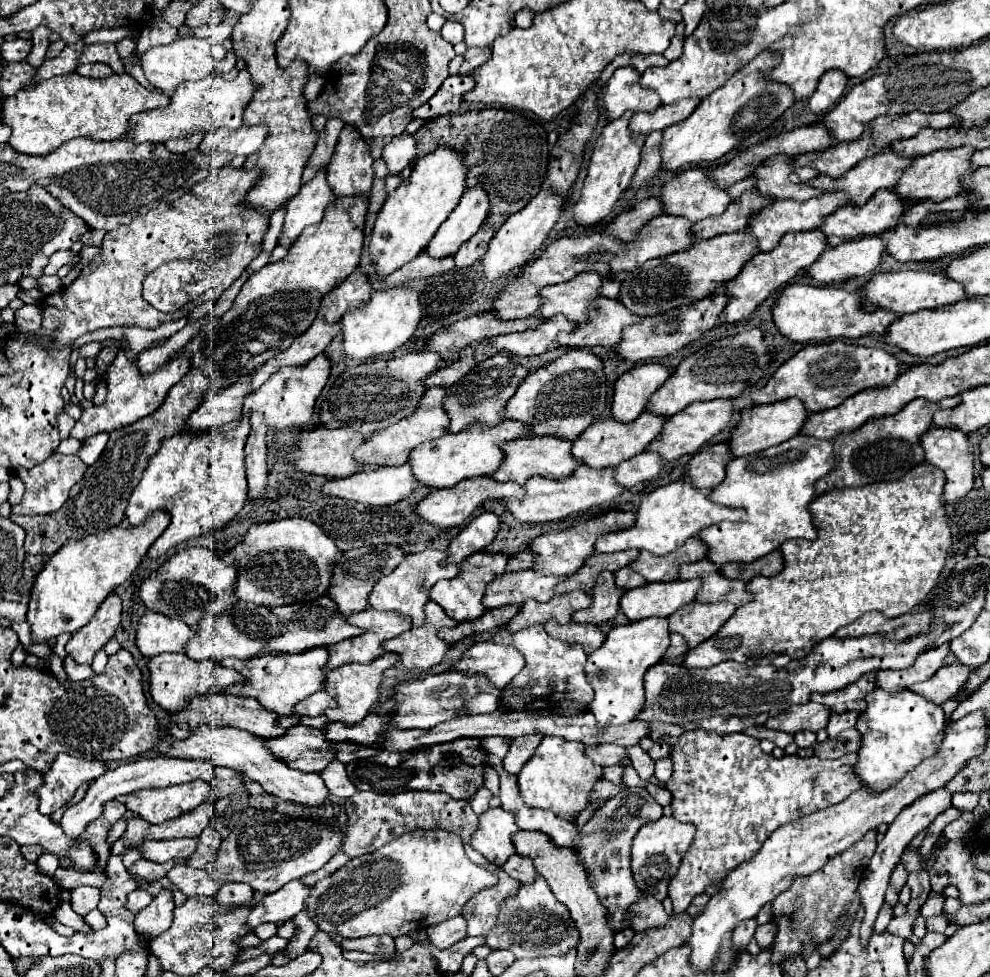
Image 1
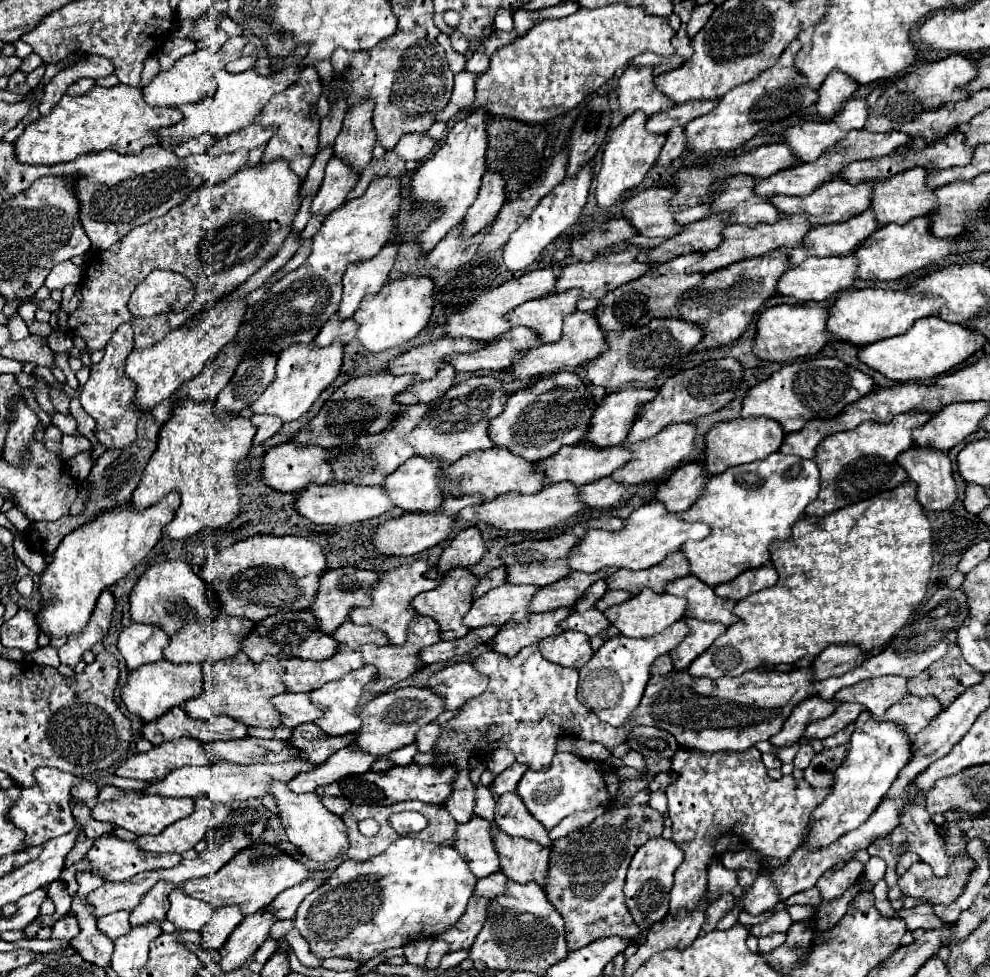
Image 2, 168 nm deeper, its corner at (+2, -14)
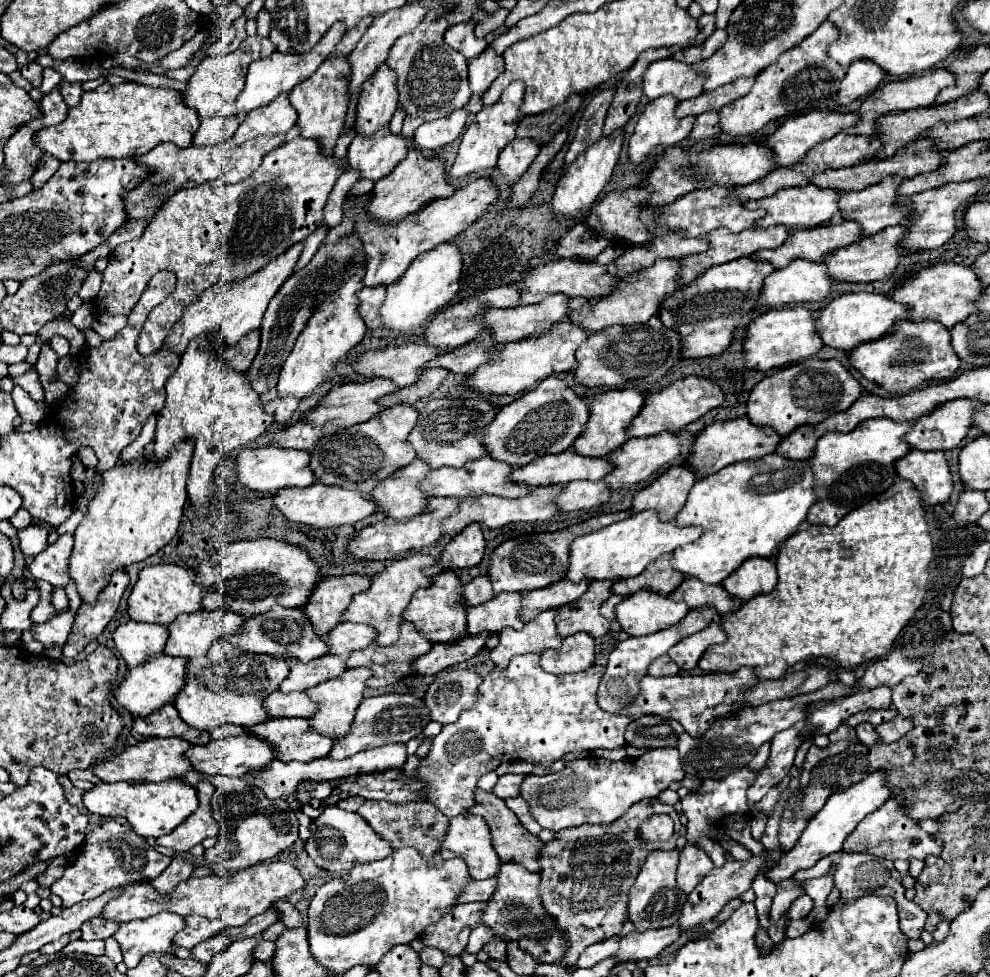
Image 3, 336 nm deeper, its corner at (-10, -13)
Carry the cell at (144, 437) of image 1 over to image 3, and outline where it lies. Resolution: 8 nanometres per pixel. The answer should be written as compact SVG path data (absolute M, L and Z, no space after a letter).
M260 329L250 331L248 335L244 335L244 339L240 339L240 343L228 347L224 351L224 359L236 369L236 371L248 371L248 367L252 365L256 353L260 347Z

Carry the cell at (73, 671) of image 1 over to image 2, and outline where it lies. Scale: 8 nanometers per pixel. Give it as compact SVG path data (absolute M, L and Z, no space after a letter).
M52 646L38 648L36 652L26 654L26 658L34 660L36 664L42 664L42 666L52 666L52 668L58 668L60 666L60 662L58 662L58 650L52 648Z

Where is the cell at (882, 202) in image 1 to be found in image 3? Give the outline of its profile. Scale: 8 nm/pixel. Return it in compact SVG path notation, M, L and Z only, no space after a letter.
M844 221L840 225L822 225L814 229L800 229L792 233L778 249L762 249L752 255L756 261L768 261L776 269L786 267L794 259L808 259L808 261L820 261L826 253L830 253L836 247L846 247L850 243L856 243L862 239L860 227L854 221Z

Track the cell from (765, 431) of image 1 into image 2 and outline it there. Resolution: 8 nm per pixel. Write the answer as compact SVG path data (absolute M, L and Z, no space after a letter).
M738 418L732 422L720 422L706 436L706 470L710 474L720 474L730 466L768 458L780 448L784 436L786 432L780 428L780 422L770 418Z

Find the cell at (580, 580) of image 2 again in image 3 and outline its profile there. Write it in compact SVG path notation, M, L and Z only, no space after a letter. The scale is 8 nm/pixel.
M560 579L558 583L552 583L544 589L528 591L528 593L524 593L524 599L522 599L520 619L530 621L532 617L536 617L542 611L556 609L556 607L562 607L566 603L572 603L574 599L578 599L586 591L586 587L588 587L586 579L582 579L580 583Z

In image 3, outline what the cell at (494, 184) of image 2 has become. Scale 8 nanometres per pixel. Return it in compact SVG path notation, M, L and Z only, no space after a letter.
M514 139L500 153L498 167L506 175L508 181L516 183L522 177L522 173L530 167L530 163L538 155L538 151L540 151L540 147L536 147L536 143L532 143L532 139Z

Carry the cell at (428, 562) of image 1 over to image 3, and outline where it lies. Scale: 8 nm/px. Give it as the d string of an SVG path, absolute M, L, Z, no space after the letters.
M420 553L404 557L400 561L394 561L384 571L380 571L378 575L372 577L370 587L366 591L360 591L352 597L350 605L344 611L344 619L352 621L352 623L372 625L378 633L376 643L378 645L392 645L398 639L398 627L402 623L402 611L410 603L410 597L414 595L416 589L430 585L430 577L426 577L422 573L422 569L430 567L434 563L436 563L436 559L432 559L430 555L420 555Z

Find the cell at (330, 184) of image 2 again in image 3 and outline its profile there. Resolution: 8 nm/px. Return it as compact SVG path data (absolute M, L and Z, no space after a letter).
M388 127L368 135L368 139L354 137L348 149L348 161L352 169L360 169L364 179L378 181L386 177L408 153L408 139L398 133L394 135Z

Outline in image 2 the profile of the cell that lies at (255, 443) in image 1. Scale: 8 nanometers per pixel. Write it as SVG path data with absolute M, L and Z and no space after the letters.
M252 416L252 424L258 428L256 436L254 436L254 446L272 438L282 428L280 418L276 418L276 416Z

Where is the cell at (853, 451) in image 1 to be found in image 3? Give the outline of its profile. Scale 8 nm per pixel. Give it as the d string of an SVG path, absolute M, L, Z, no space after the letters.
M870 419L860 423L850 433L826 433L816 443L810 459L816 477L816 503L808 511L808 523L834 527L846 513L884 493L900 477L896 475L894 461L904 457L910 447L902 437L912 429L912 421L896 423L890 419Z

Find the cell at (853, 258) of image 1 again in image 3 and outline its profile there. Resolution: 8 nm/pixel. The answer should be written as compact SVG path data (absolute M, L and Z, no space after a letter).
M794 259L788 267L774 269L772 275L764 279L758 305L780 307L788 303L822 301L832 285L826 271L824 263Z

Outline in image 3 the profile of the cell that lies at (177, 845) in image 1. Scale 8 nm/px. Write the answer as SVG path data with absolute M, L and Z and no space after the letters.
M102 819L102 823L88 823L88 833L64 875L50 887L54 895L62 899L62 909L72 907L84 899L94 899L108 889L118 889L126 883L152 881L166 867L170 859L152 849L144 837L138 837L126 819Z

